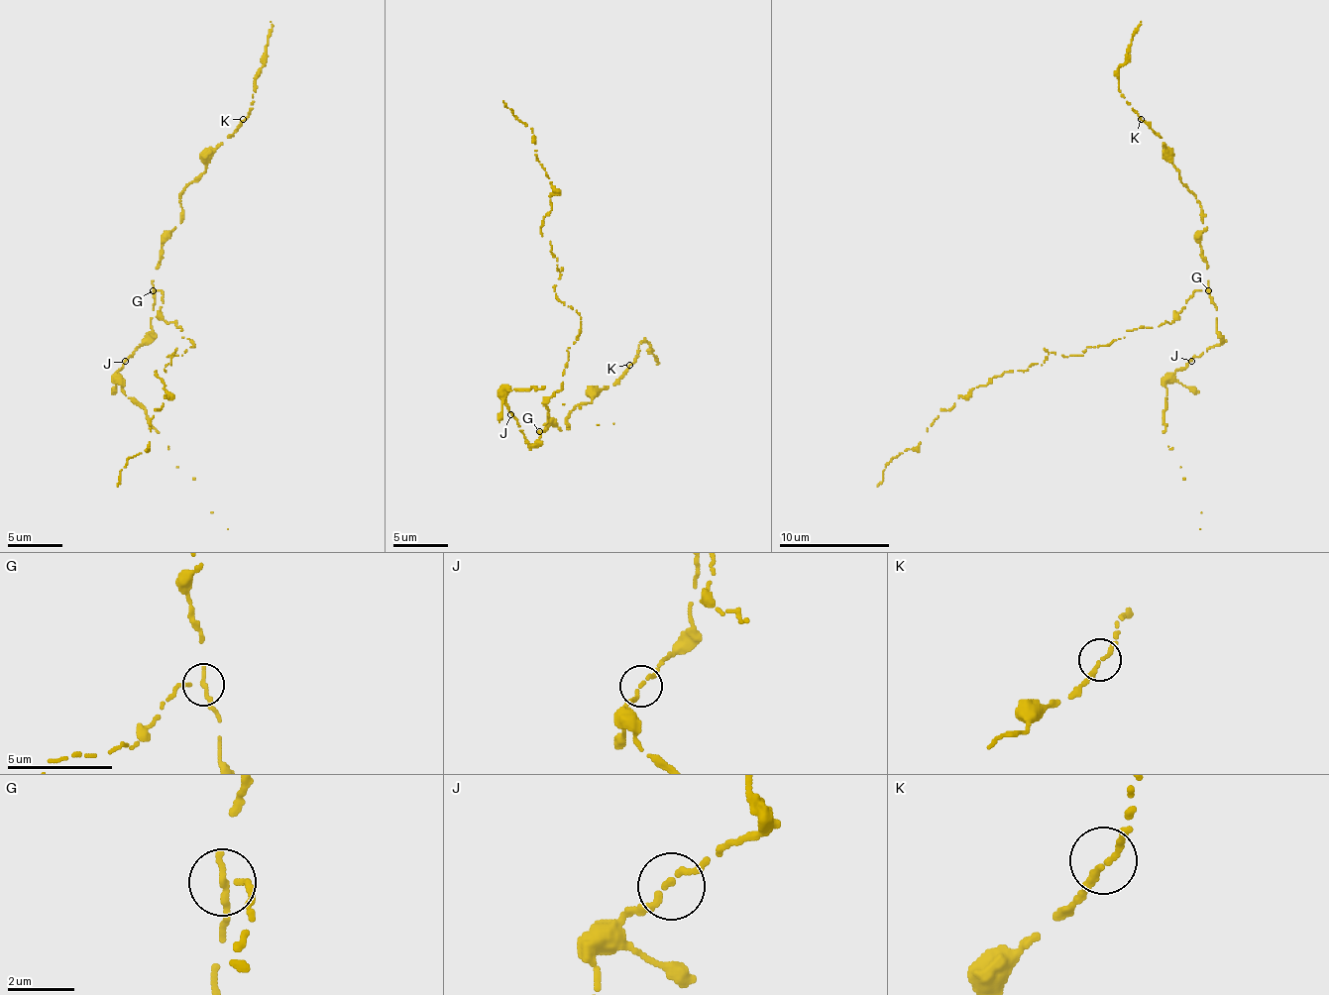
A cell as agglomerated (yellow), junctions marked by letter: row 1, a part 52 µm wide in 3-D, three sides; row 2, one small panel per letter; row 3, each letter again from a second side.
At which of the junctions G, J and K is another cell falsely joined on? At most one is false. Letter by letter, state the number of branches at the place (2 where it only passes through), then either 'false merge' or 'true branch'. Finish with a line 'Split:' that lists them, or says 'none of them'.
G: 2 branches meet; false merge
J: 2 branches meet; true branch
K: 2 branches meet; true branch
Split: G

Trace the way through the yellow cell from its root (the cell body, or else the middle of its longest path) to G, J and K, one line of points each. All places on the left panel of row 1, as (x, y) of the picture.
G: (177, 328), (161, 314), (164, 292), (153, 289)
J: (177, 328), (161, 314), (164, 292), (153, 289), (155, 303), (150, 334), (125, 361)
K: (177, 328), (161, 314), (164, 292), (153, 289), (161, 246), (179, 223), (179, 193), (243, 119)

